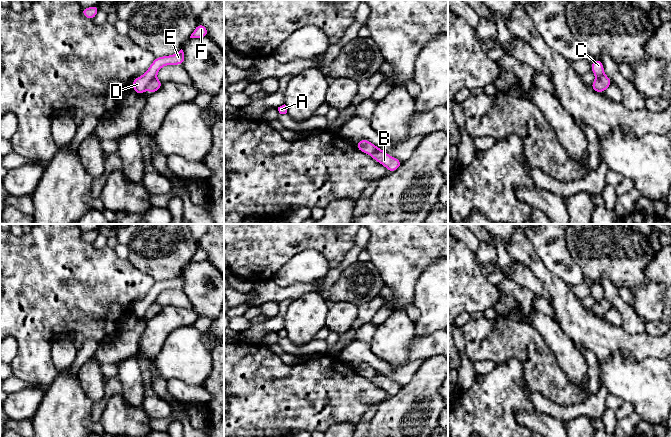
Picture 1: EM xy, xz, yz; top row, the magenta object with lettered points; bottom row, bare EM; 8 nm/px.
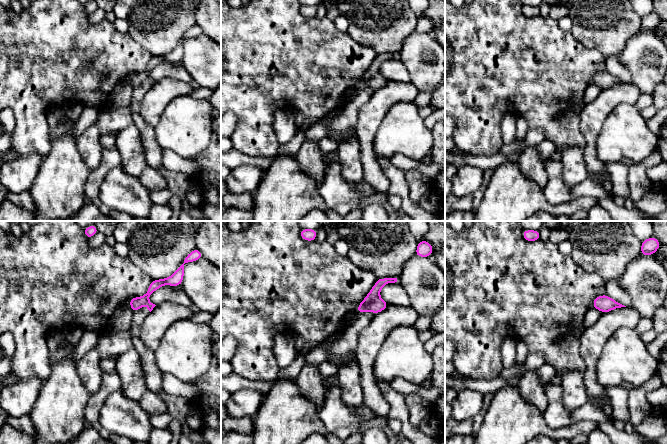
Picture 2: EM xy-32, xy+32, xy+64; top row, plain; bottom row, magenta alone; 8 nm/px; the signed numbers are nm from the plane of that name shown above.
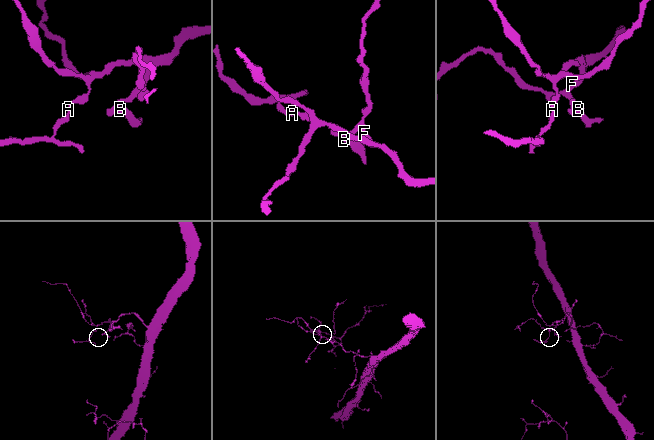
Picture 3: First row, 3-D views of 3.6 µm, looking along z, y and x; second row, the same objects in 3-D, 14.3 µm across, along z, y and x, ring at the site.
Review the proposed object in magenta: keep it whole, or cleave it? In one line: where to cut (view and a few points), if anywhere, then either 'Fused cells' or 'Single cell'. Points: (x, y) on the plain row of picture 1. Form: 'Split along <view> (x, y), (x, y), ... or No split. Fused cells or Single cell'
Split along xy (155, 301), (145, 312). Fused cells

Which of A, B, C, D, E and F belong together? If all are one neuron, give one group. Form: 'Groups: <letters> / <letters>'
Groups: A C D E F / B

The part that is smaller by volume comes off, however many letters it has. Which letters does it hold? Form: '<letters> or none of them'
B

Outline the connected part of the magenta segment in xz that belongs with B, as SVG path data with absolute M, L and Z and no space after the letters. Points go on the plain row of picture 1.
M377 371L377 375L371 379L371 381L378 387L382 388L387 392L389 397L396 395L401 389L402 385L395 381L385 377L381 372Z

